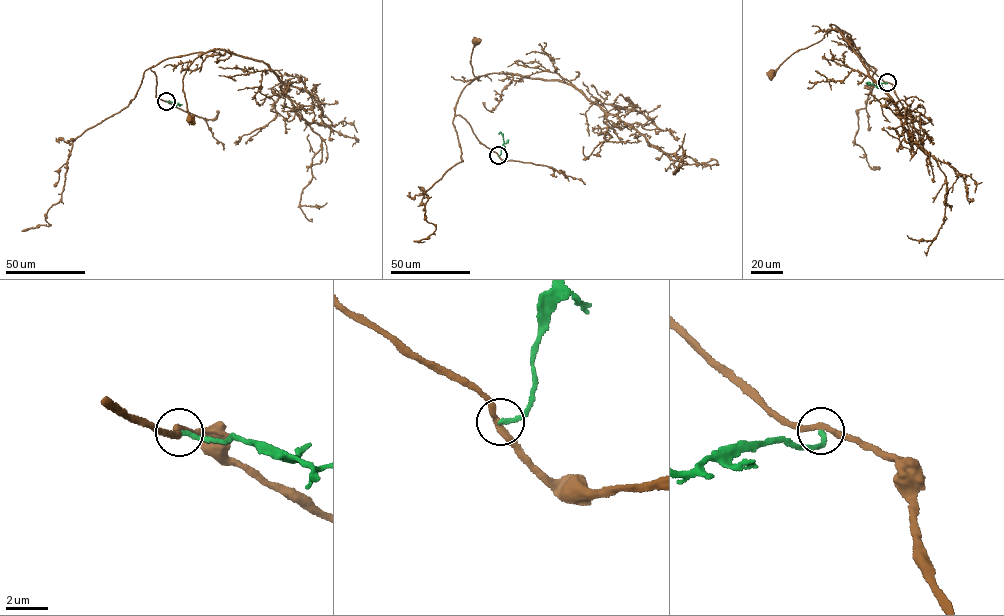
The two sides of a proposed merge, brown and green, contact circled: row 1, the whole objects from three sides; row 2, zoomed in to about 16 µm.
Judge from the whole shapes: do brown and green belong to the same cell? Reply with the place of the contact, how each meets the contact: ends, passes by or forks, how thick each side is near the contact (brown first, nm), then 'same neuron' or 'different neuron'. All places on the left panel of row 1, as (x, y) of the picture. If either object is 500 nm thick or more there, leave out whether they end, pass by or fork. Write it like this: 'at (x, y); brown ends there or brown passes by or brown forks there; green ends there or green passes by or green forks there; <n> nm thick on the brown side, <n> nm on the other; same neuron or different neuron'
at (166, 101); brown passes by; green ends there; 280 nm thick on the brown side, 240 nm on the other; different neuron

